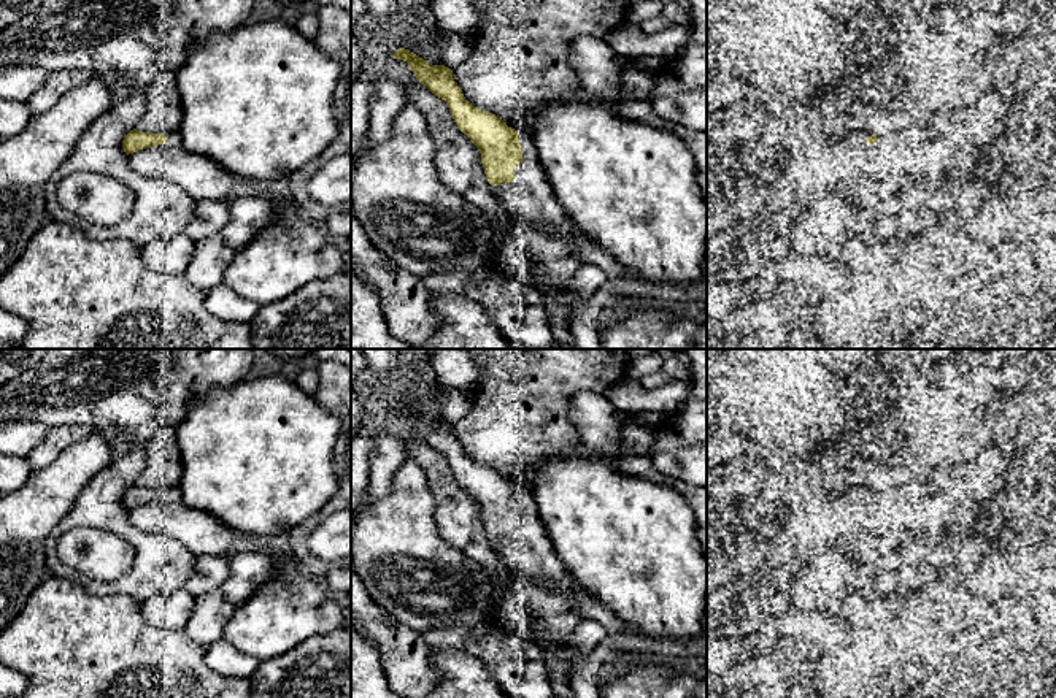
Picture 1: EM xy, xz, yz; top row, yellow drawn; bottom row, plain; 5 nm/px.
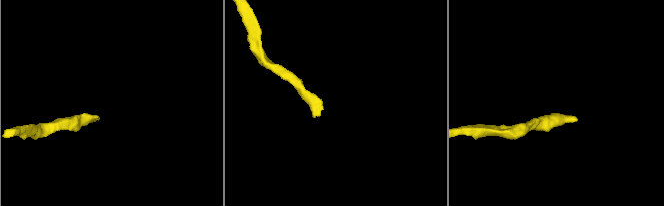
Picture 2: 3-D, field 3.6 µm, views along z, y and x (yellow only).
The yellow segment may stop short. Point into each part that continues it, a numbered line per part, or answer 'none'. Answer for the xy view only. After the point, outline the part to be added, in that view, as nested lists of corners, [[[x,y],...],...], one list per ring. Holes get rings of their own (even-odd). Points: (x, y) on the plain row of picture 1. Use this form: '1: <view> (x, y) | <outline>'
1: xy (173, 494) | [[[179,485],[176,487],[165,487],[164,489],[167,497],[165,497],[165,503],[178,503],[183,501],[183,490]]]

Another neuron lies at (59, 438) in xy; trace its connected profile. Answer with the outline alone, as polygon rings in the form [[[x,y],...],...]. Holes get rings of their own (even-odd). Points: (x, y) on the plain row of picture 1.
[[[59,425],[51,428],[46,438],[27,455],[32,473],[51,466],[68,446],[76,444],[91,433],[92,430],[86,425]]]

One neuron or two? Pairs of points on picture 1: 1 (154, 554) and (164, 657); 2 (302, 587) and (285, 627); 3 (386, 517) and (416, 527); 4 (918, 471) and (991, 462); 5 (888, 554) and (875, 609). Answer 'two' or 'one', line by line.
1: two
2: one
3: one
4: one
5: two

